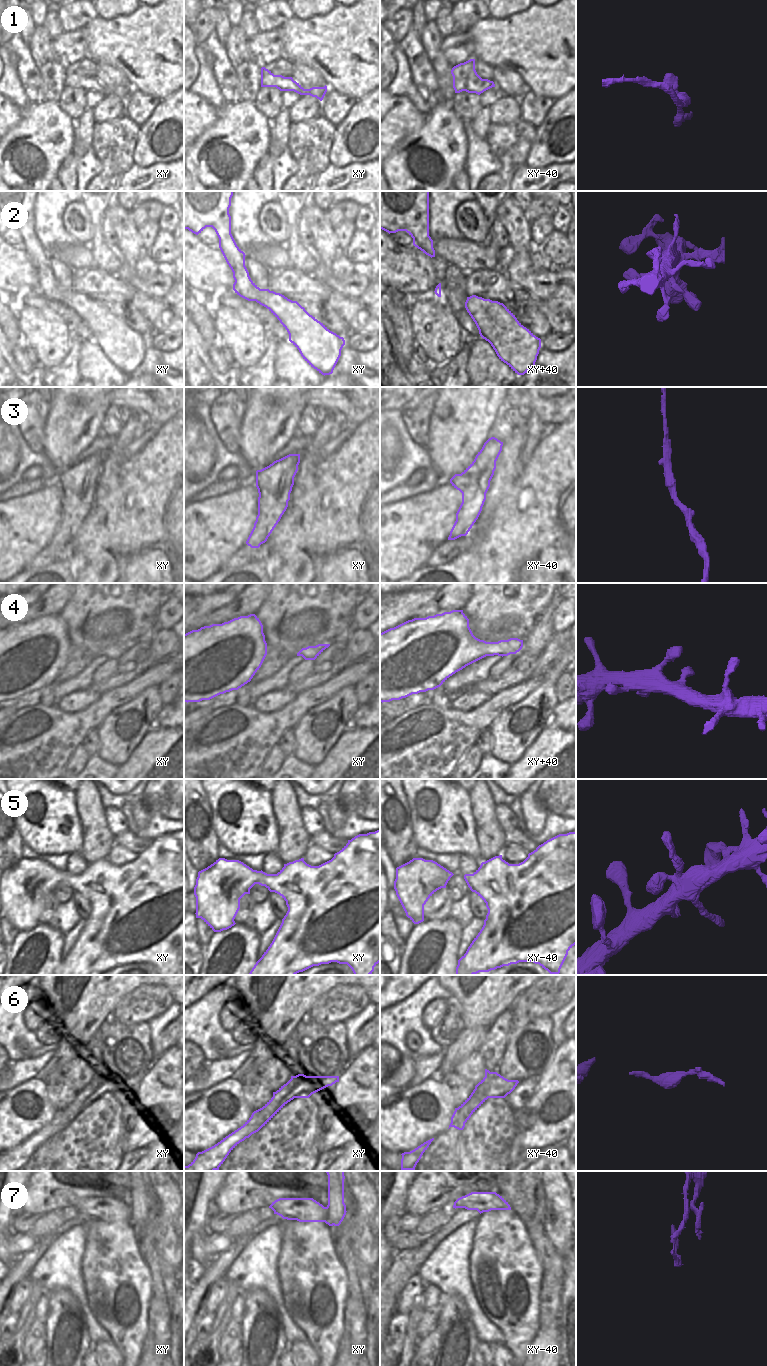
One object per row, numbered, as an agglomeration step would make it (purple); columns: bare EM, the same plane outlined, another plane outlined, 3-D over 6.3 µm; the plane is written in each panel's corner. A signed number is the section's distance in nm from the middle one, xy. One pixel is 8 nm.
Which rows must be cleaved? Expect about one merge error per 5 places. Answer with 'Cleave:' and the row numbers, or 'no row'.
Cleave: 7

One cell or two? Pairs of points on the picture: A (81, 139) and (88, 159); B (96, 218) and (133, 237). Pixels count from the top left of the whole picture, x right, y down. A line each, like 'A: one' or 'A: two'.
A: two
B: two

